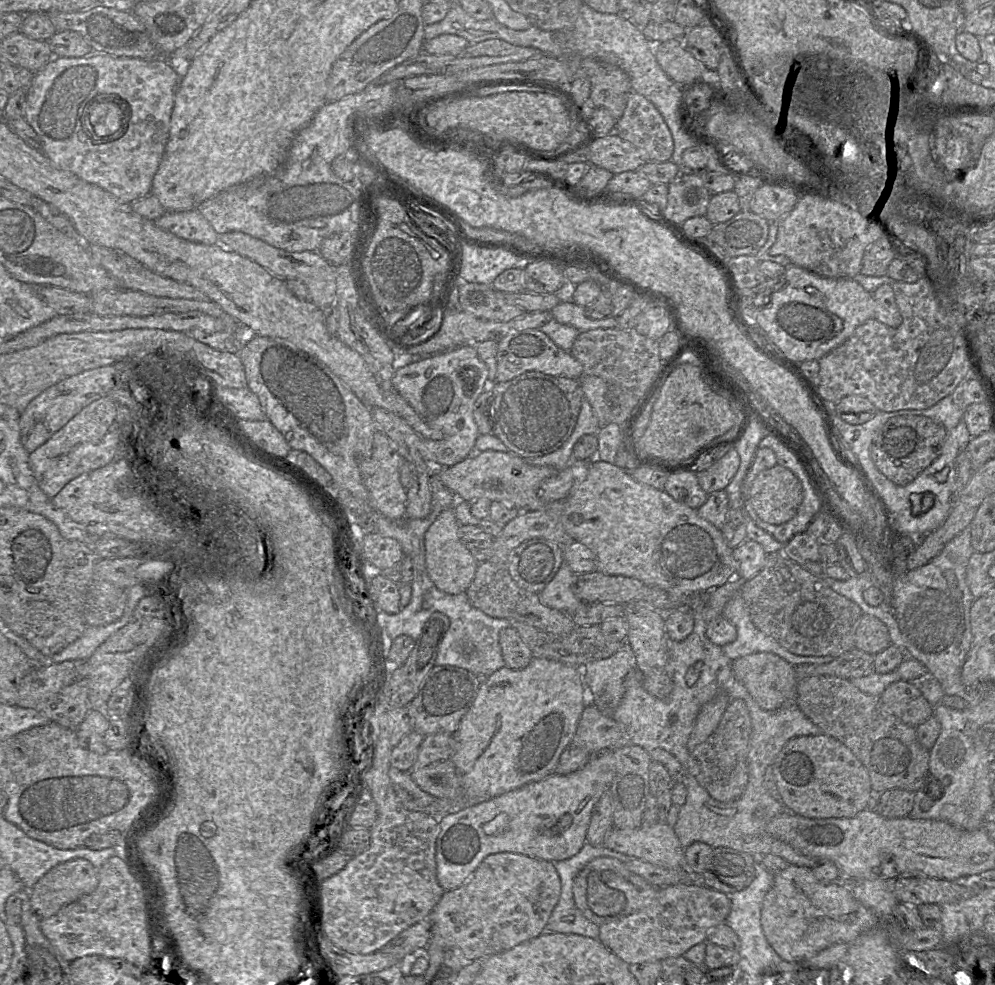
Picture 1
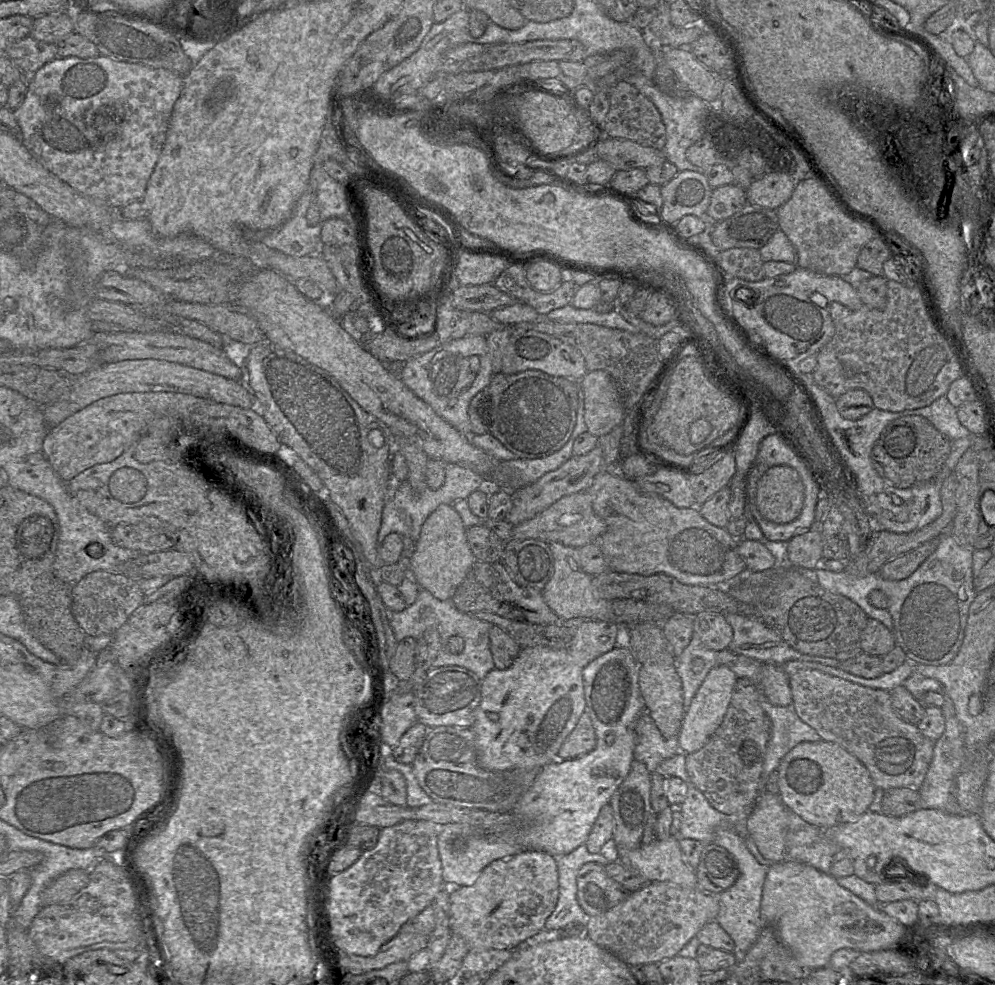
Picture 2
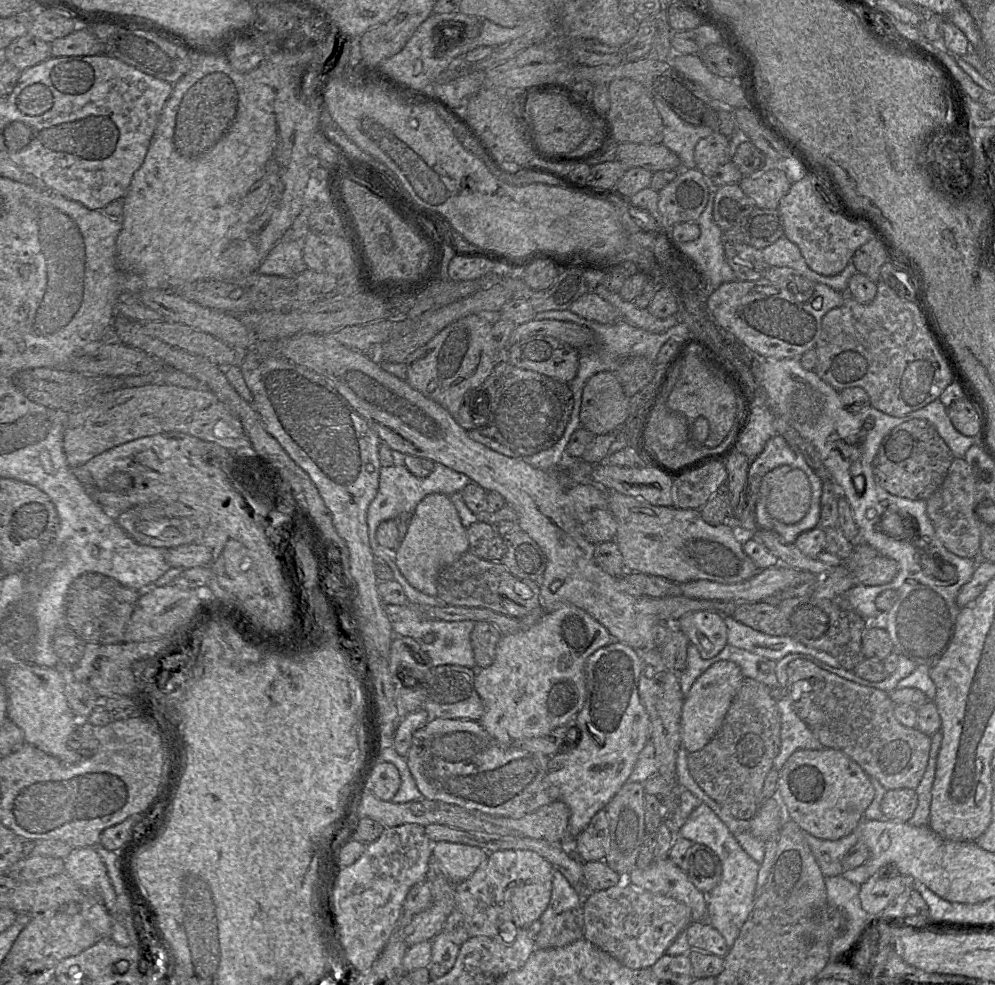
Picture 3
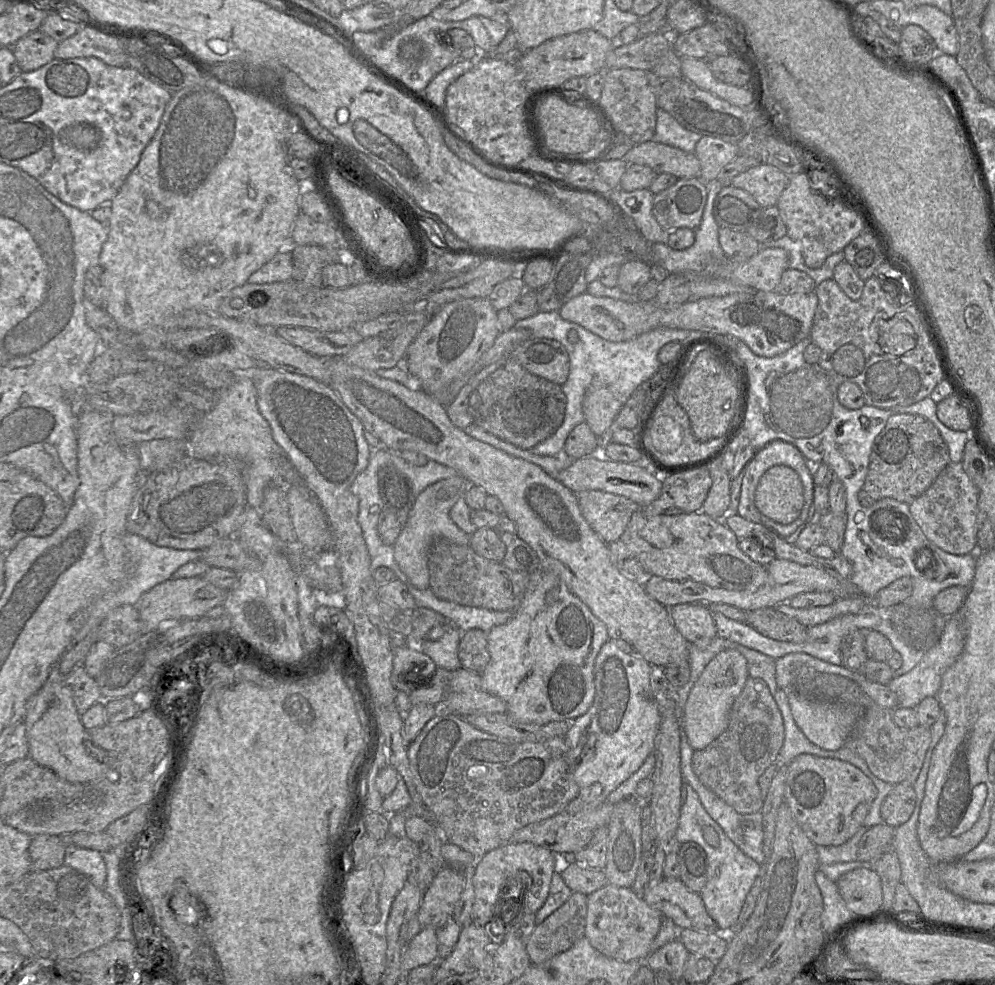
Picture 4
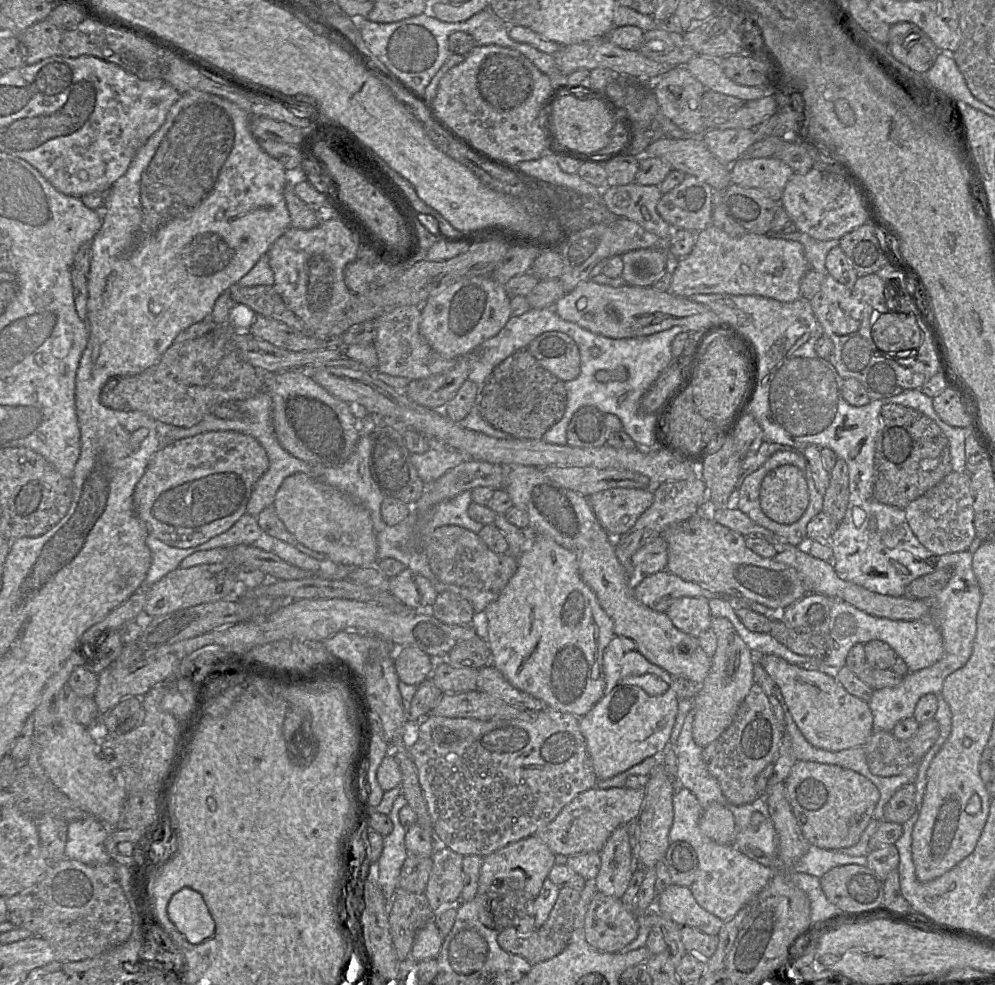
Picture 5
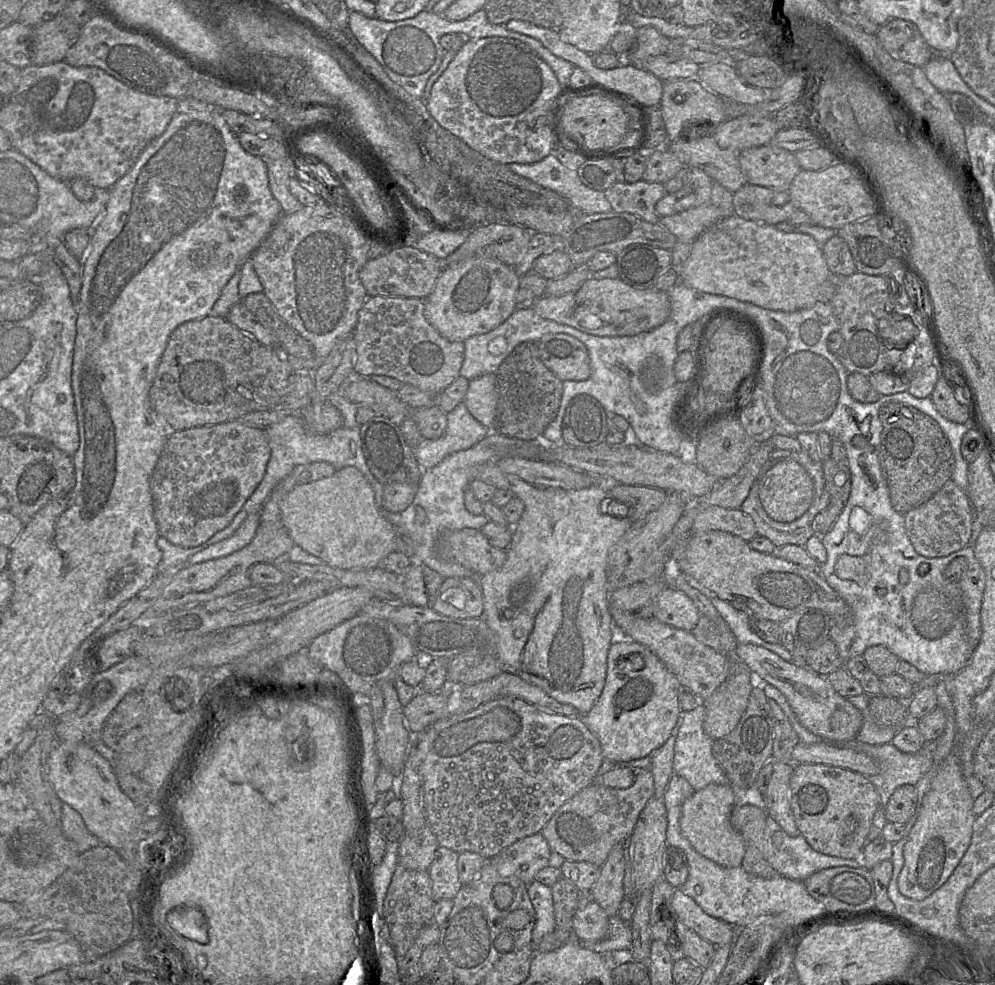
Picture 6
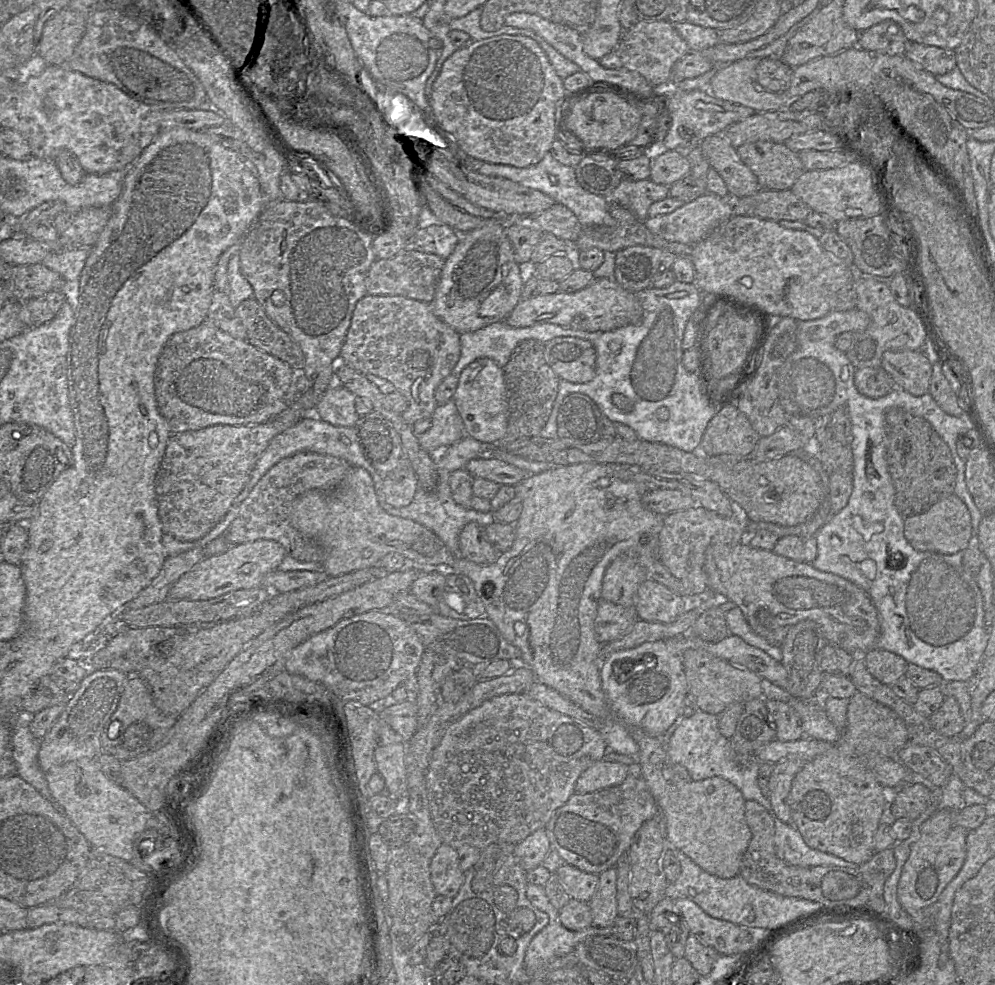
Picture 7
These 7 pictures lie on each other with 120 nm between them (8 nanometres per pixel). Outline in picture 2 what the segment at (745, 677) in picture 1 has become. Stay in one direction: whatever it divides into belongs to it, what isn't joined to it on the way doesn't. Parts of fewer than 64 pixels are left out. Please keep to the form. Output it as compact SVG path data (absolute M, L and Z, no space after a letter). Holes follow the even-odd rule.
M763 663L759 689L762 695L775 706L792 704L790 676L779 665Z

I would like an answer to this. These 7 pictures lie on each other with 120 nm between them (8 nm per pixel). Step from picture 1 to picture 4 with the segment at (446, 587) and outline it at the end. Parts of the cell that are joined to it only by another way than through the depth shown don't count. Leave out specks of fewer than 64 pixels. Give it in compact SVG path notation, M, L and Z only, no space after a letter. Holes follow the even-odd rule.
M457 474L429 485L416 497L408 520L393 546L394 557L400 569L406 574L412 585L418 589L426 589L429 587L428 550L436 538L444 537L459 545L469 545L469 535L460 530L449 516L450 509L459 498L464 497L469 486L469 482L461 475Z

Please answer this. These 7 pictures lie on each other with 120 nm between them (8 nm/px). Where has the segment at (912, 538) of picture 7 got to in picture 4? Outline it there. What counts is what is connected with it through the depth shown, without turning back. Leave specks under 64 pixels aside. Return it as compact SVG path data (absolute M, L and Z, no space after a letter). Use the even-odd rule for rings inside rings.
M950 462L938 475L932 485L912 503L910 512L929 541L953 555L969 554L976 546L976 520L979 489L965 473L961 462Z

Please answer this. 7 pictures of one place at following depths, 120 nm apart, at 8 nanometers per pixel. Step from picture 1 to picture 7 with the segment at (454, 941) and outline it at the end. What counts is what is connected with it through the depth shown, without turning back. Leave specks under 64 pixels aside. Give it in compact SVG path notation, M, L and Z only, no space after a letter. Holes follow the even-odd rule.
M540 828L517 843L514 854L522 868L527 872L539 865L550 851L550 841L545 828Z

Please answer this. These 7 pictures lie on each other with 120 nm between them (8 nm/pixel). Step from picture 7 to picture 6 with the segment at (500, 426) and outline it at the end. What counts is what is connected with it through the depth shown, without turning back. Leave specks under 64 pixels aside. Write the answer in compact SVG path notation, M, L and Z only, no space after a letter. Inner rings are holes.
M496 373L485 374L469 381L469 386L463 404L470 414L488 429L496 433L494 418L498 394L496 391Z

